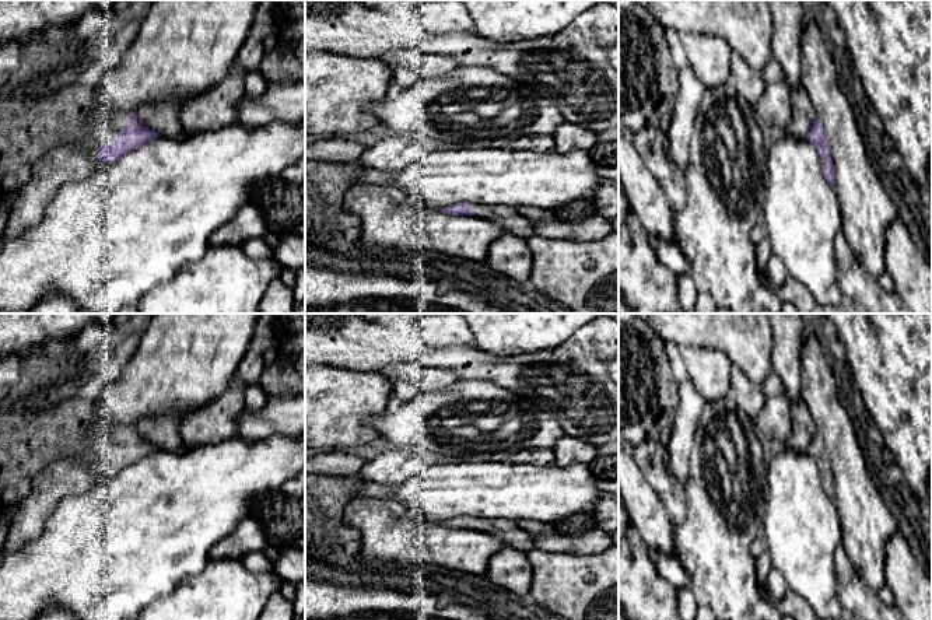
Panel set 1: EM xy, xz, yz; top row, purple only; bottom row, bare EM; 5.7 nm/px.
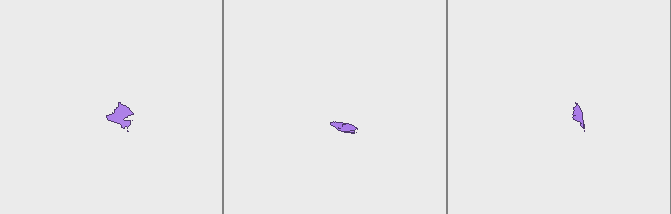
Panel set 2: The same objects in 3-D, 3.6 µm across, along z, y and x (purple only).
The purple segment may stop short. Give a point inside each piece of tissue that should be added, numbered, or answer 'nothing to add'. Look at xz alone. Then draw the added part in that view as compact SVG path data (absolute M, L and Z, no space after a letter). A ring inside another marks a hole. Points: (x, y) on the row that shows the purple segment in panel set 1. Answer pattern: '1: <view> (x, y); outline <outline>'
1: xz (508, 219); outline M472 204L476 216L498 224L504 232L529 239L535 235L535 221L504 204Z

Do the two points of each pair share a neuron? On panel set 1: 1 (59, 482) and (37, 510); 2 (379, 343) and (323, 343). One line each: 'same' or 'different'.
1: same
2: same

